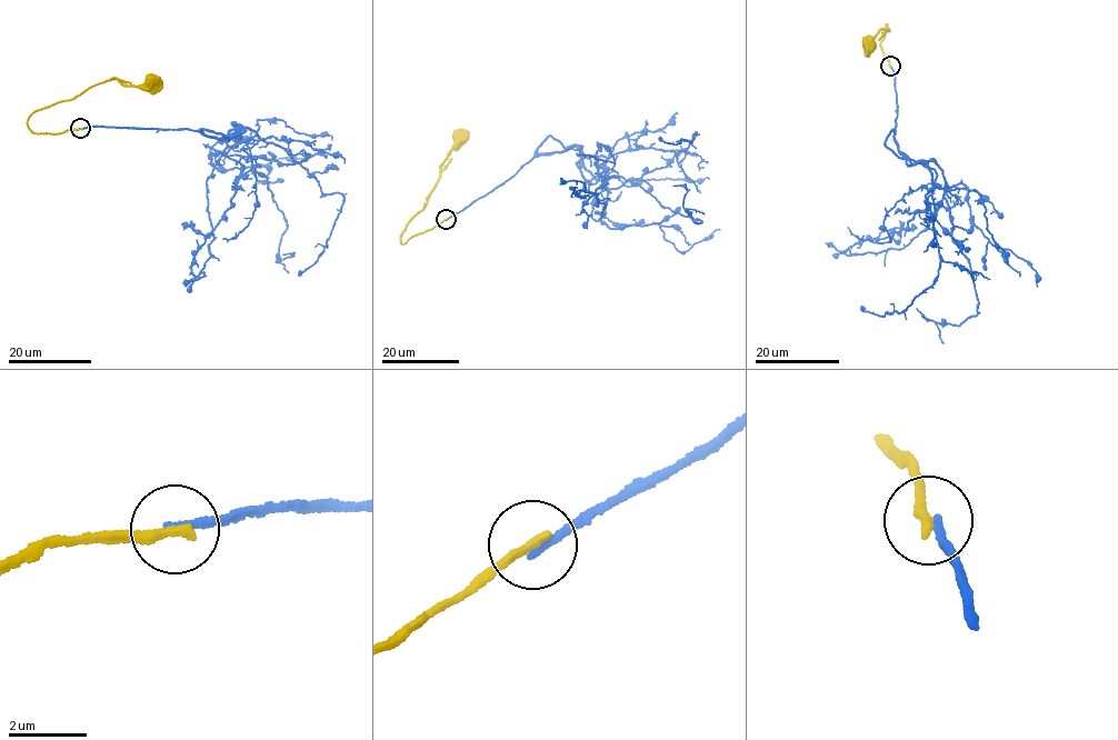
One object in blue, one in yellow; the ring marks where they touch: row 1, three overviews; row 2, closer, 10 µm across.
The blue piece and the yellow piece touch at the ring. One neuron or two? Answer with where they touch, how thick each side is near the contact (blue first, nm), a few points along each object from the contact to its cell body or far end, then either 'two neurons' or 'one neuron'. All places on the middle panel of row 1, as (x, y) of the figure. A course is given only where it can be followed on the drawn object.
(446, 219) | 180/280 nm | blue via (446, 219), (533, 158), (570, 148), (595, 177), (636, 182), (699, 223), (684, 208), (686, 188), (672, 187) | yellow via (446, 219), (403, 243), (399, 241), (408, 222), (427, 207), (437, 183), (440, 163), (460, 136) | two neurons

